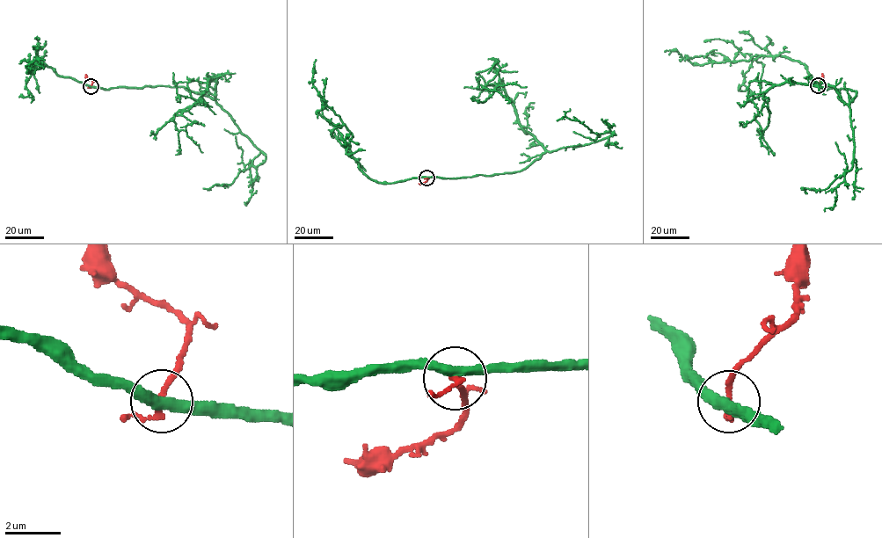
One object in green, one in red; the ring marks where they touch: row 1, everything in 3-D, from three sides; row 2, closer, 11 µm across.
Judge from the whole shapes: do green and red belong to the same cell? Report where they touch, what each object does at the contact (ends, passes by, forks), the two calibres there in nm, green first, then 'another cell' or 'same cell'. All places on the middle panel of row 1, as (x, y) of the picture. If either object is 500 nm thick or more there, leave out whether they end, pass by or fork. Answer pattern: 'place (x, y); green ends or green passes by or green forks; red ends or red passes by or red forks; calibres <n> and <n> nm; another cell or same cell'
place (426, 178); green passes by; red passes by; calibres 360 and 170 nm; another cell

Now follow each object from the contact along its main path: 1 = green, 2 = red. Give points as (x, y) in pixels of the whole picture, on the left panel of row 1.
1: (91, 86), (184, 87), (215, 98), (215, 81), (173, 118), (202, 152)
2: (91, 86), (91, 81), (85, 74)

